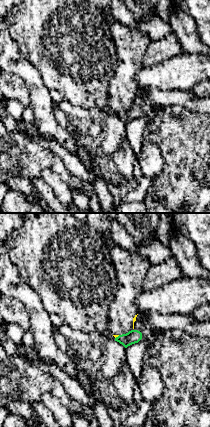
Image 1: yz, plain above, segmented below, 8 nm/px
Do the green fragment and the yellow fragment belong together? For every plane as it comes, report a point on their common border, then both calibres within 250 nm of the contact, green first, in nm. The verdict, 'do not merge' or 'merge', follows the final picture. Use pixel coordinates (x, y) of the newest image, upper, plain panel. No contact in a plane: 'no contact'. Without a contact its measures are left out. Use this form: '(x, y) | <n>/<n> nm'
(118, 112) | 110/20 nm

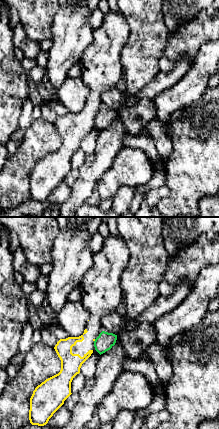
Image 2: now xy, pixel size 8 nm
(95, 116) | 140/20 nm

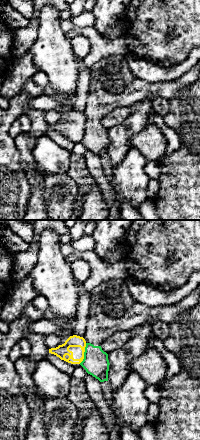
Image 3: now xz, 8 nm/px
(84, 129) | 200/100 nm

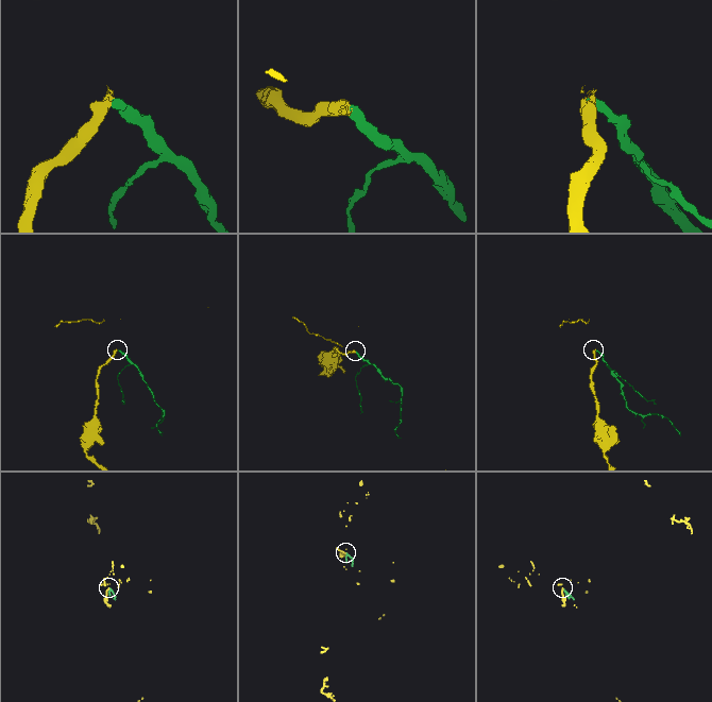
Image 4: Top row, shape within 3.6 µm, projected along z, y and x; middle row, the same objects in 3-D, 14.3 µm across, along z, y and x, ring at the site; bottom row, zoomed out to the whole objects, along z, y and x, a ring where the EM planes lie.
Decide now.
do not merge

